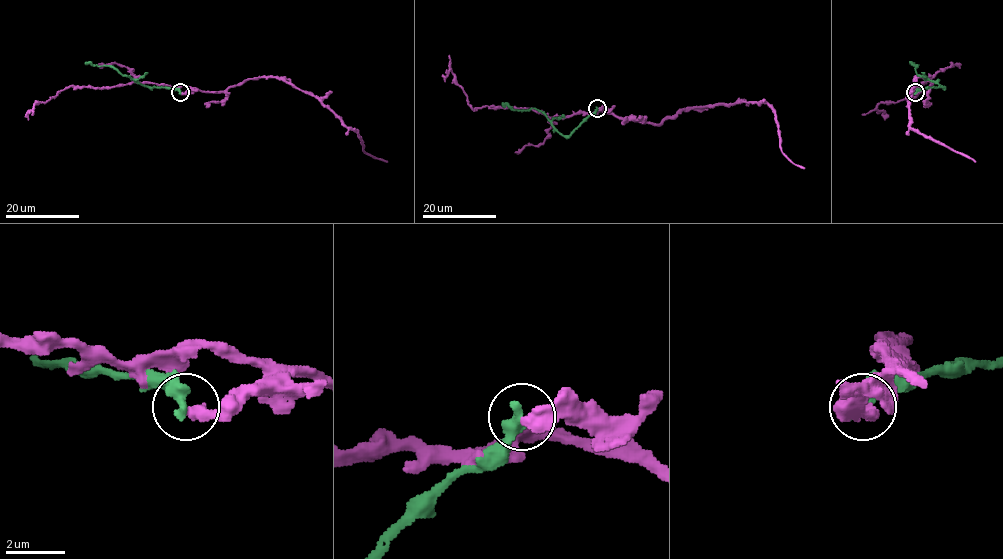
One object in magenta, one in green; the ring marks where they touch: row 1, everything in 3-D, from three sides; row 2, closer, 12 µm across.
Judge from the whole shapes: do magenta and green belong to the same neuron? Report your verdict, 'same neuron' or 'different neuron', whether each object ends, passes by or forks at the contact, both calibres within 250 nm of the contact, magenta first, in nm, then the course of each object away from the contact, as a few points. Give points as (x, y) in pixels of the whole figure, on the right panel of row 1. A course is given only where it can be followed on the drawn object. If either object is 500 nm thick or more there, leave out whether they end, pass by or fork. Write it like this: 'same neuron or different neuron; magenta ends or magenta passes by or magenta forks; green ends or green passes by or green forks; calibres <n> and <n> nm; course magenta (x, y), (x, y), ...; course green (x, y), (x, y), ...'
different neuron; magenta ends; green ends; calibres 460 and 480 nm; course magenta (915, 93), (920, 88), (927, 91), (931, 86), (927, 80), (914, 77), (909, 125), (975, 161); course green (915, 92), (942, 87), (918, 75), (916, 65), (909, 63)

